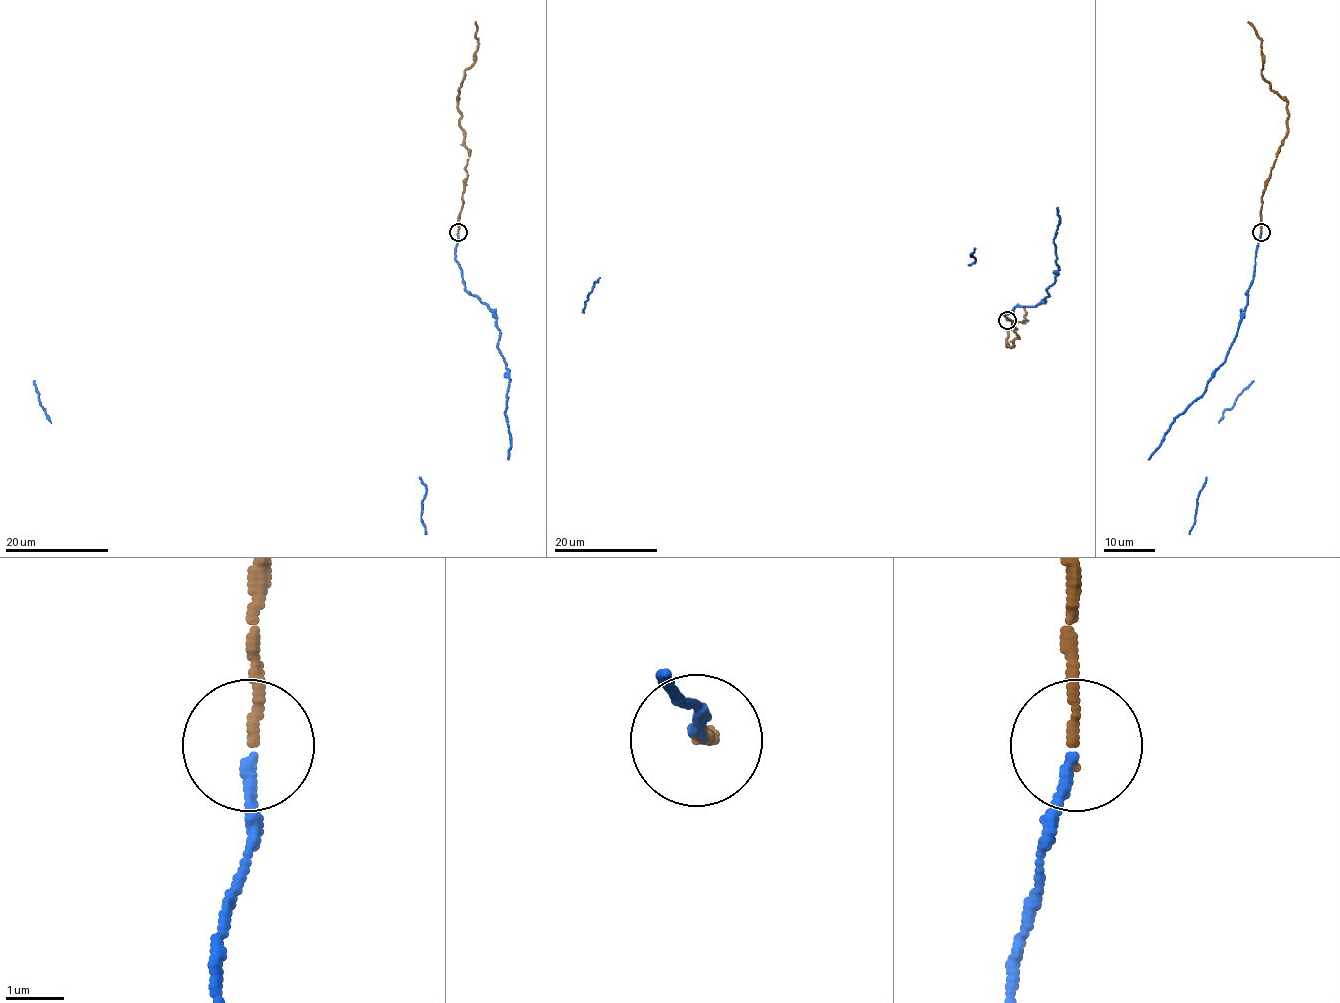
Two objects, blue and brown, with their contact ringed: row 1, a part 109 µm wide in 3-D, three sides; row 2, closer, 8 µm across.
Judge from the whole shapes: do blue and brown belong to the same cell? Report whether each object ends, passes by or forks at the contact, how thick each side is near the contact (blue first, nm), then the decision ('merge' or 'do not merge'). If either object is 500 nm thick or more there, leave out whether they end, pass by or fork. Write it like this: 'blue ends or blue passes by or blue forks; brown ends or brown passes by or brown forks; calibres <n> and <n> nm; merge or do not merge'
blue ends; brown ends; calibres 170 and 150 nm; merge

